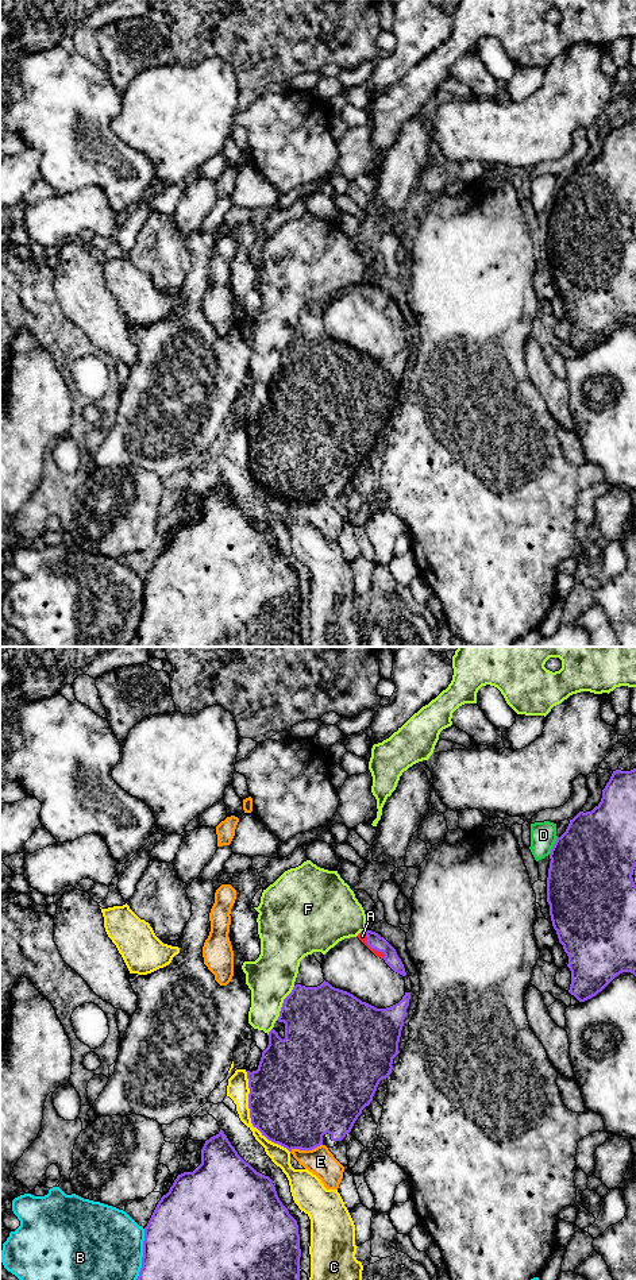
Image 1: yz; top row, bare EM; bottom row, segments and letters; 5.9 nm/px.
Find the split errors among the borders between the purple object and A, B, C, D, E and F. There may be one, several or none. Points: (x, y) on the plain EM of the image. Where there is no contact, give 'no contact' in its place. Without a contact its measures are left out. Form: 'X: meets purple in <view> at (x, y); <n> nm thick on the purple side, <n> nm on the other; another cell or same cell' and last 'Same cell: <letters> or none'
A: meets purple in yz at (370, 299); 90 nm thick on the purple side, 50 nm on the other; same cell
B: meets purple in yz at (142, 613); 500 nm thick on the purple side, 500 nm on the other; another cell
C: meets purple in yz at (250, 469); 480 nm thick on the purple side, 130 nm on the other; another cell
D: meets purple in yz at (554, 197); 500 nm thick on the purple side, 160 nm on the other; another cell
E: meets purple in yz at (305, 501); 460 nm thick on the purple side, 170 nm on the other; another cell
F: meets purple in yz at (282, 355); 420 nm thick on the purple side, 280 nm on the other; another cell
Same cell: A

